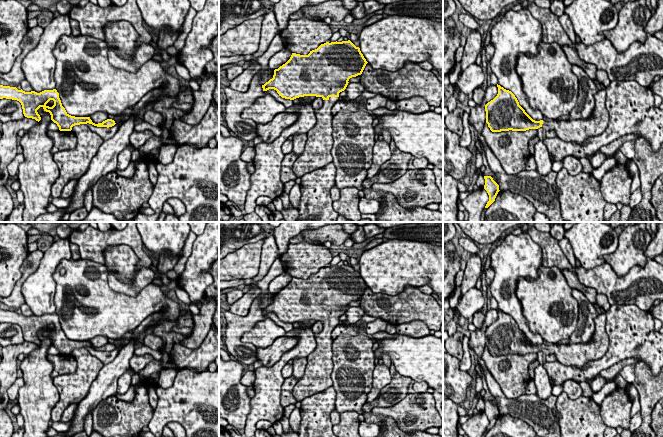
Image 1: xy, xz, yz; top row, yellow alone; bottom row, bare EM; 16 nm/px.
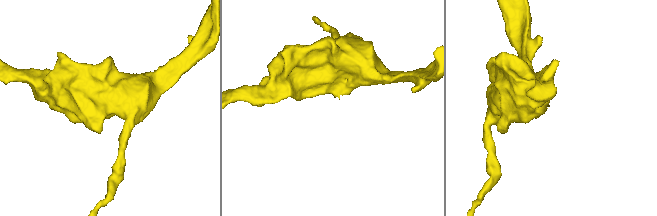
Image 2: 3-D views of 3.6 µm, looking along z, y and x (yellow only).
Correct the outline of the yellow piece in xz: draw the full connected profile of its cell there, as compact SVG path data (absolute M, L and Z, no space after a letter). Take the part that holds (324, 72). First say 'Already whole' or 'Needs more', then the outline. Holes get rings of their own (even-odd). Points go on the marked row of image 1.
Needs more. M350 40L342 42L326 42L308 55L292 53L290 59L274 70L273 78L262 85L263 91L274 89L279 96L294 100L304 96L323 98L323 106L315 110L315 126L307 132L307 140L303 153L298 156L293 165L293 172L297 178L332 163L332 106L339 100L339 93L344 91L352 77L361 75L368 62L359 47Z

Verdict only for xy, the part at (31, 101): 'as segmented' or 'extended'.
as segmented

